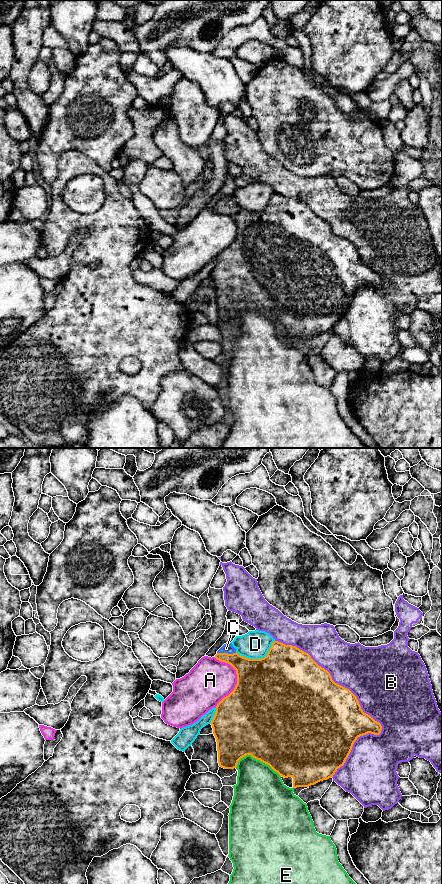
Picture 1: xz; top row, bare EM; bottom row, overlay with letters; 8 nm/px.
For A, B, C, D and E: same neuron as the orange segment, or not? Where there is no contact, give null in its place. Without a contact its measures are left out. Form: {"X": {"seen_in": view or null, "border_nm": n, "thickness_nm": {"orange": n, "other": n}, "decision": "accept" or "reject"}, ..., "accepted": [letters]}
{"A": {"seen_in": "xz", "border_nm": 400, "thickness_nm": {"orange": 480, "other": 360}, "decision": "reject"}, "B": {"seen_in": "xz", "border_nm": 1200, "thickness_nm": {"orange": 500, "other": 480}, "decision": "reject"}, "C": {"seen_in": "xz", "border_nm": 160, "thickness_nm": {"orange": 220, "other": 80}, "decision": "accept"}, "D": {"seen_in": "xz", "border_nm": 320, "thickness_nm": {"orange": 500, "other": 220}, "decision": "reject"}, "E": {"seen_in": "xz", "border_nm": 380, "thickness_nm": {"orange": 500, "other": 380}, "decision": "reject"}, "accepted": ["C"]}

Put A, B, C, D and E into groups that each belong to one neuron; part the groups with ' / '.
A / B / C / D / E

